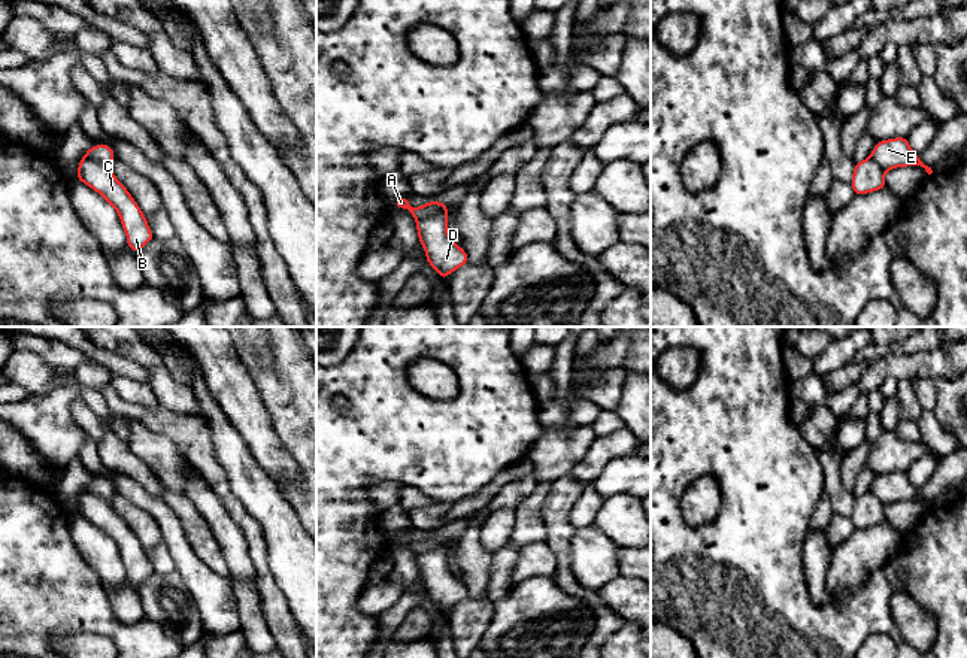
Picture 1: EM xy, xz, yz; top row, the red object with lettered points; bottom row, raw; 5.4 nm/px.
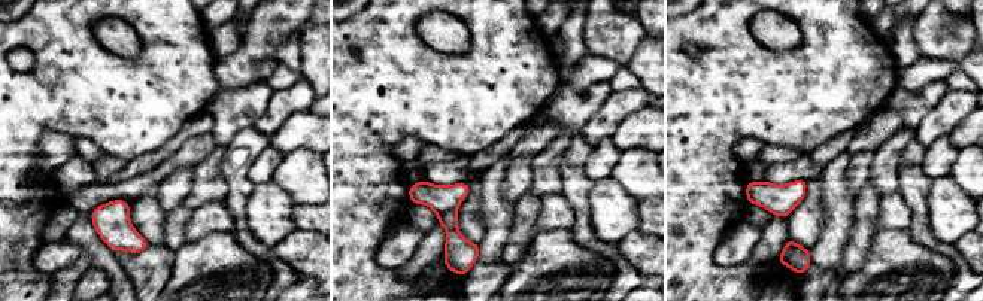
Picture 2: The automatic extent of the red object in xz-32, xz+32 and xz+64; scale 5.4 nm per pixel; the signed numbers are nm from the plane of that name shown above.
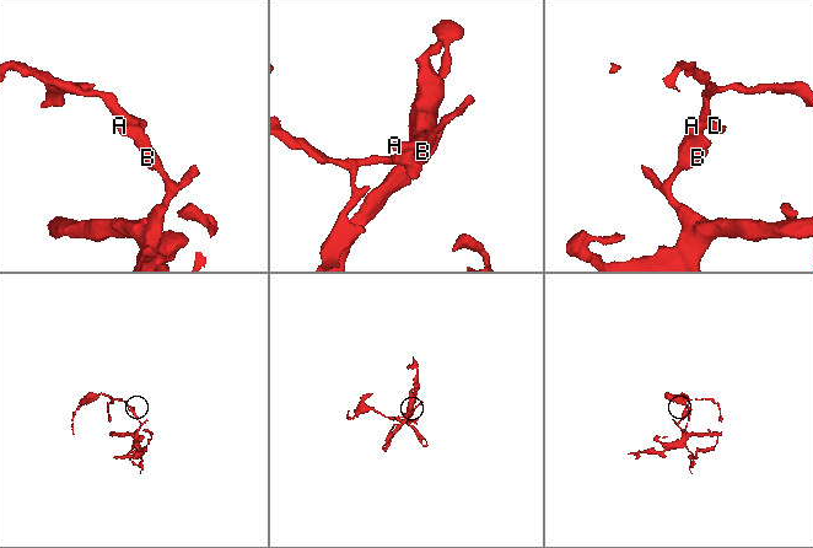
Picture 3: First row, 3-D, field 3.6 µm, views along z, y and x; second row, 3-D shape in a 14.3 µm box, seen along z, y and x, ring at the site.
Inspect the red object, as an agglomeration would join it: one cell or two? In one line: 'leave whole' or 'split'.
split

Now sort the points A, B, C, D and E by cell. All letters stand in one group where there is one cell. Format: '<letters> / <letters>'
A B C / D E

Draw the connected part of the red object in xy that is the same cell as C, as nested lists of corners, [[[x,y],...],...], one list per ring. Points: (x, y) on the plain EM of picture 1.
[[[79,494],[76,515],[98,527],[119,549],[127,570],[127,580],[137,589],[154,574],[146,549],[140,545],[128,524],[112,507],[110,500],[91,494]]]

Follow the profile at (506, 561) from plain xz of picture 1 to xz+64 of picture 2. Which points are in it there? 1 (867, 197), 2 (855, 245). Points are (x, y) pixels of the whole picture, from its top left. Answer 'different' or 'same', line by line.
1: same
2: same

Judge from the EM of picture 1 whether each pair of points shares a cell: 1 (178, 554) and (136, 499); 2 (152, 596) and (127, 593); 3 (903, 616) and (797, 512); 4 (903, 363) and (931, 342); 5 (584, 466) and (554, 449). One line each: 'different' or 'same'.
1: same
2: different
3: different
4: different
5: different

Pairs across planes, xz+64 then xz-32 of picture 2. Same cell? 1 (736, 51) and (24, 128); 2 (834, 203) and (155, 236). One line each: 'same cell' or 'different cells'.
1: same cell
2: same cell

